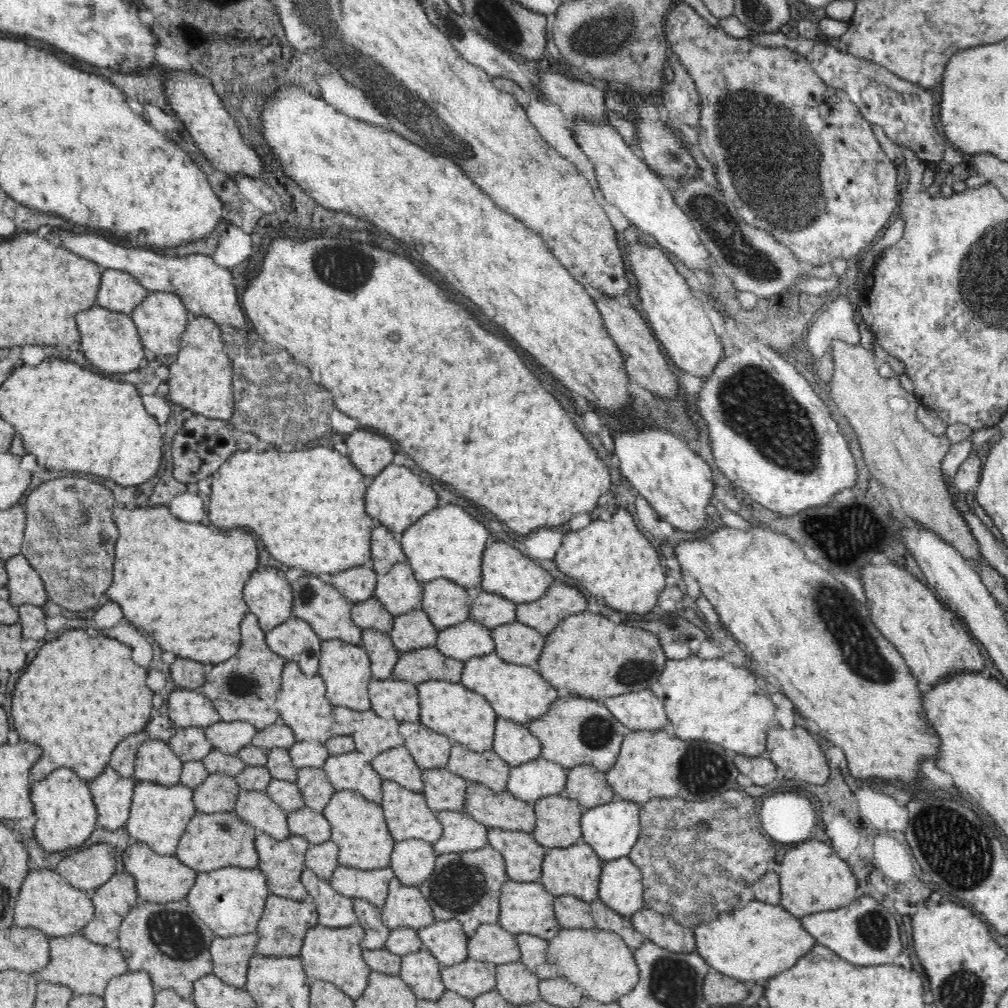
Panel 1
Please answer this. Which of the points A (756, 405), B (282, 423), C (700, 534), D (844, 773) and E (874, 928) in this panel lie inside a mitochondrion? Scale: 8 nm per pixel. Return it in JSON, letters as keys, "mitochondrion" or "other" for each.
{"A":"mitochondrion","B":"mitochondrion","C":"other","D":"other","E":"mitochondrion"}

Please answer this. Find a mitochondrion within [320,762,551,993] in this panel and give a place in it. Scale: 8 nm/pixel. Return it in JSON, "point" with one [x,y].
{"point":[457,887]}

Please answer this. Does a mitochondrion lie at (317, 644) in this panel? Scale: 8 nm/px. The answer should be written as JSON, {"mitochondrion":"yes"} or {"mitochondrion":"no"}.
{"mitochondrion":"no"}

